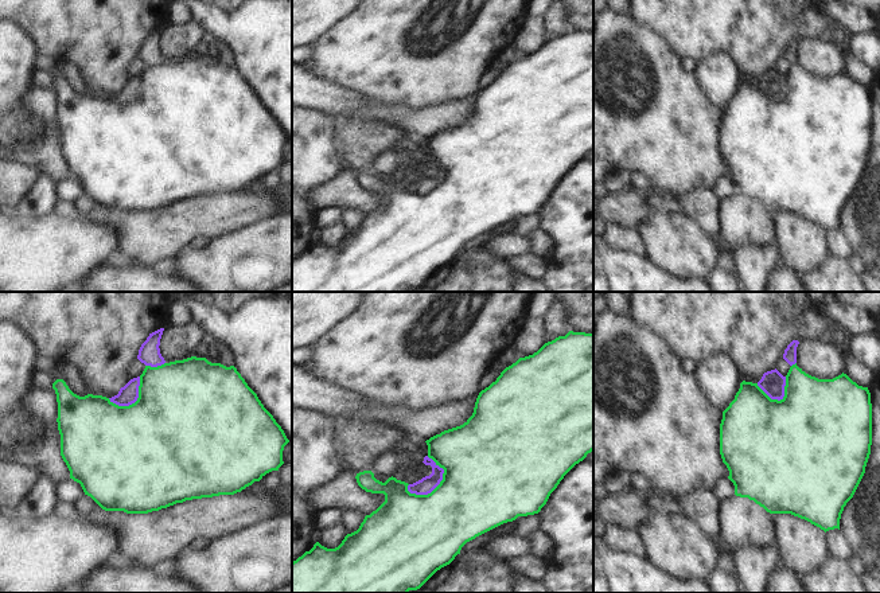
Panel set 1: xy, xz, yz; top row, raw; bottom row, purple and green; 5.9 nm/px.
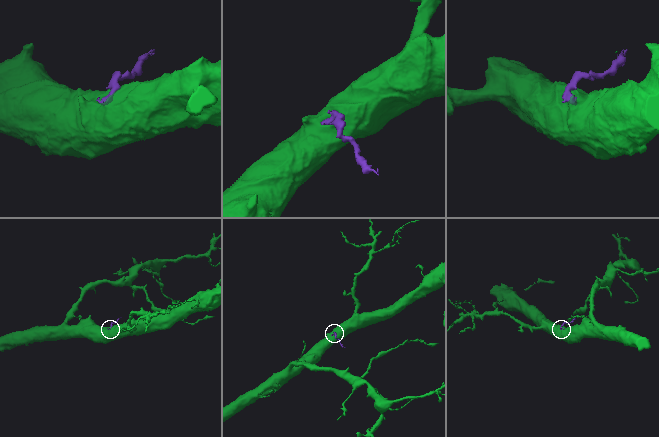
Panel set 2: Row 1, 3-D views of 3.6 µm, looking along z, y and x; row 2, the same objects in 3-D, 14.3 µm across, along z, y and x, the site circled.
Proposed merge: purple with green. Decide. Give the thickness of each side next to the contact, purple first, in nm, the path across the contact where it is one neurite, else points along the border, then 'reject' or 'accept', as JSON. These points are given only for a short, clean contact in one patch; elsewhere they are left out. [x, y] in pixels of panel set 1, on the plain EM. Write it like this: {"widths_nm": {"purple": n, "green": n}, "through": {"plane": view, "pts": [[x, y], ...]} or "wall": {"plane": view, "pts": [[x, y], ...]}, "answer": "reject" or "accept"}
{"widths_nm": {"purple": 100, "green": 480}, "answer": "reject"}

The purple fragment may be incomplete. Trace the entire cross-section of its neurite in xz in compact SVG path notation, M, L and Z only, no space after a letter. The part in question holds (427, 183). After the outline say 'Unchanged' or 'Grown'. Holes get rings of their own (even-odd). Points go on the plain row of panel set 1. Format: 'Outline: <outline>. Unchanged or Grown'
Outline: M428 155L424 156L423 160L425 164L432 165L432 172L429 175L423 176L421 179L409 183L408 190L416 194L428 194L431 192L443 179L444 168L440 167L432 157Z. Unchanged

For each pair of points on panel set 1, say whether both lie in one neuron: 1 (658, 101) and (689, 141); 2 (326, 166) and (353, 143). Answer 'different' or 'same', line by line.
1: same
2: different

